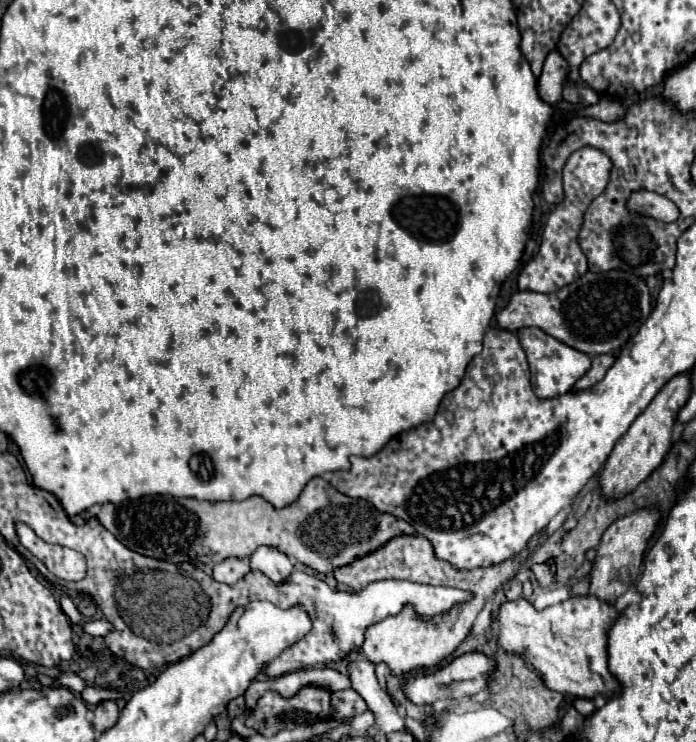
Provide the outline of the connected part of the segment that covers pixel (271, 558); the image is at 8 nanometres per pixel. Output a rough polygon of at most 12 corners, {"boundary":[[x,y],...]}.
{"boundary":[[258,547],[250,569],[262,571],[274,583],[292,573],[292,563],[276,549]]}

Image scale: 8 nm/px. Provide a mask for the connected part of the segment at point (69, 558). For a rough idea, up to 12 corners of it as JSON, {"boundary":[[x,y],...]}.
{"boundary":[[16,523],[20,543],[58,579],[86,577],[86,559]]}

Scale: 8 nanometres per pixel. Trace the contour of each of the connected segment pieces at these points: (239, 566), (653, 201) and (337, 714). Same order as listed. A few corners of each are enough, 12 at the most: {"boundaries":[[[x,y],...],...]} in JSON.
{"boundaries":[[[226,559],[214,567],[214,579],[236,583],[248,565],[242,559]],[[652,191],[632,193],[628,207],[654,219],[678,219],[678,207]],[[354,689],[330,693],[332,715],[340,721],[360,715],[366,707]]]}

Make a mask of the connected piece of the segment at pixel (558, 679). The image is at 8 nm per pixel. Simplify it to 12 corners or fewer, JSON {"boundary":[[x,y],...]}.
{"boundary":[[572,597],[498,611],[498,645],[546,687],[620,693],[608,669],[618,609]]}

